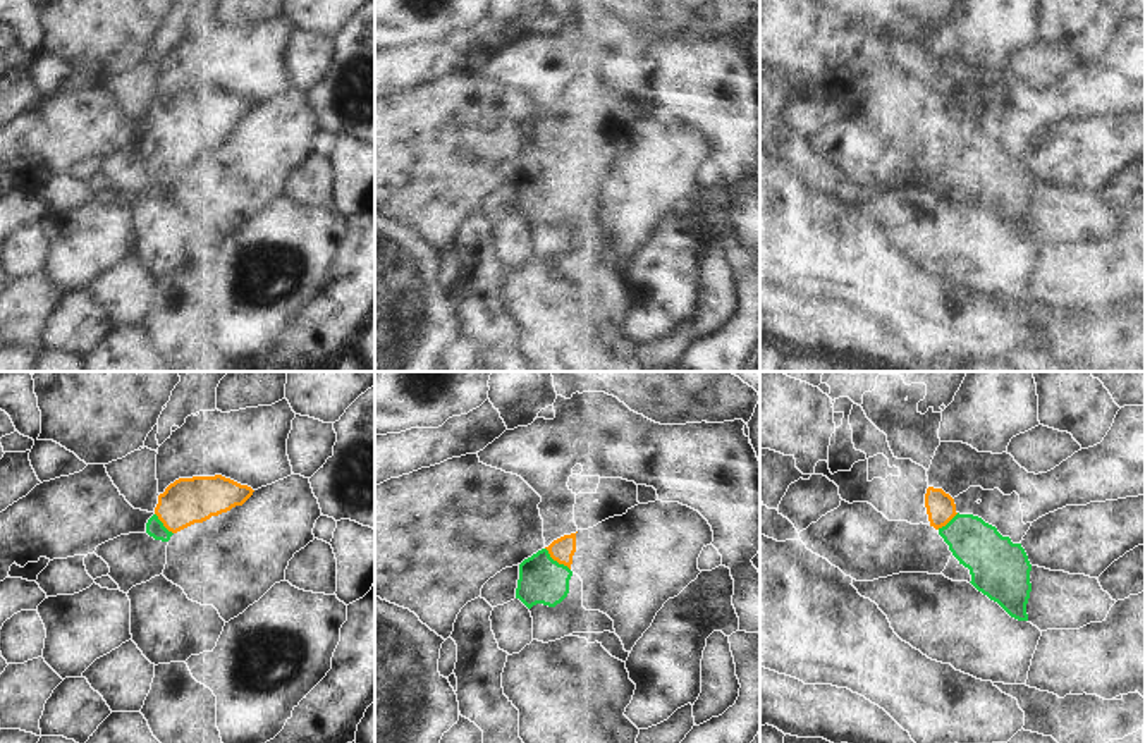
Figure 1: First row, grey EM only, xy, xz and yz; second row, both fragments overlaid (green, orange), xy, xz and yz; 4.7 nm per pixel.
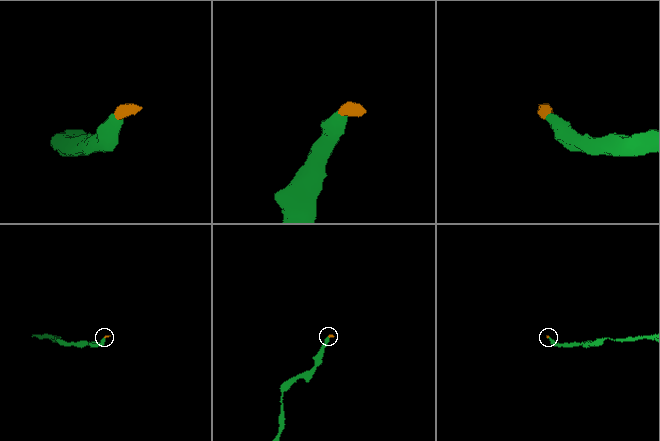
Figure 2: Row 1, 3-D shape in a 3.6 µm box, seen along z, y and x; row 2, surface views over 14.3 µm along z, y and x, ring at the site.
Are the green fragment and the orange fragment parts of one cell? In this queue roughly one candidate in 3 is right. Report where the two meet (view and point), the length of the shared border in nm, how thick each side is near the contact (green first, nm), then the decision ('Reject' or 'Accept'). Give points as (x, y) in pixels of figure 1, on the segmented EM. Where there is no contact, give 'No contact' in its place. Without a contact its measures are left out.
Touches green at xz (556, 561). Shared border 160 nm. Thickness 220 nm (green) against 120 nm. Accept

